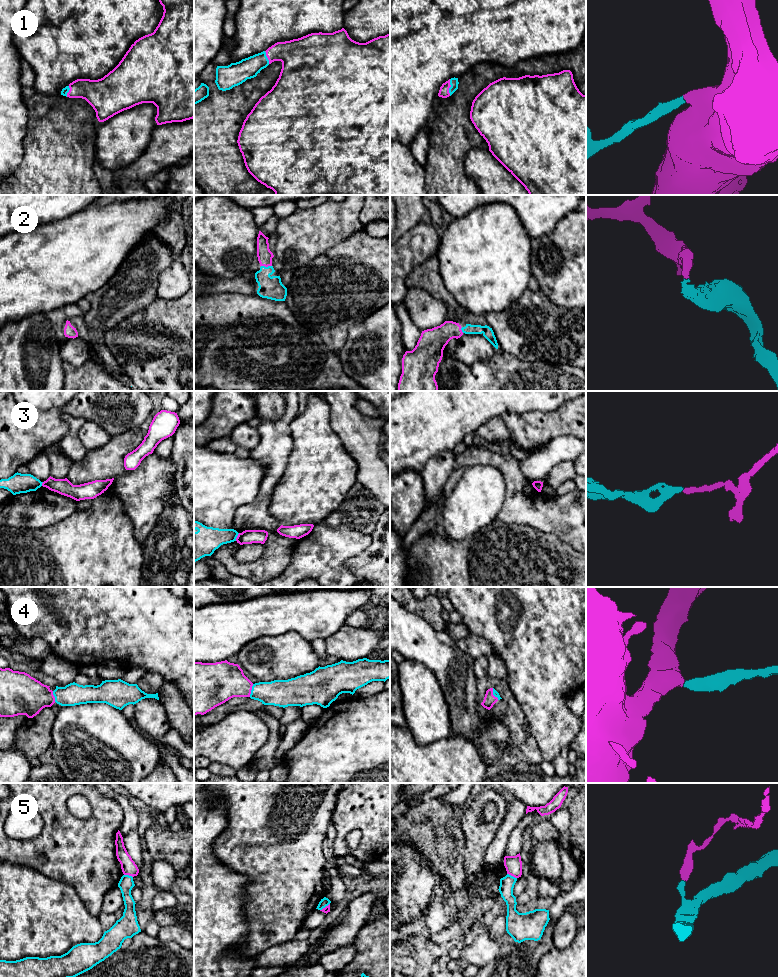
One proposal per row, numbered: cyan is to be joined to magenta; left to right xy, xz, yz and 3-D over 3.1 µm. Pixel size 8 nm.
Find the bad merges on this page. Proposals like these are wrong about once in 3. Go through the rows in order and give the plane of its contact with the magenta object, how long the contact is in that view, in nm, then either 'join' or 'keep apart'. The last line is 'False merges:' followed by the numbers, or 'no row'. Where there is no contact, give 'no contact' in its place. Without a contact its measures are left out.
1: contact in yz; length 140 nm; join
2: contact in xz; length 90 nm; join
3: contact in xz; length 70 nm; keep apart
4: contact in xz; length 110 nm; join
5: contact in yz; length 90 nm; keep apart
False merges: 3, 5

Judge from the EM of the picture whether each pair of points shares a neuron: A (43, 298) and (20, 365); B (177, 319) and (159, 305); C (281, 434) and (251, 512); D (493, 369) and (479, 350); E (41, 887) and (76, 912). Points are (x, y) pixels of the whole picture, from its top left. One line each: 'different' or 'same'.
A: different
B: same
C: same
D: different
E: same

